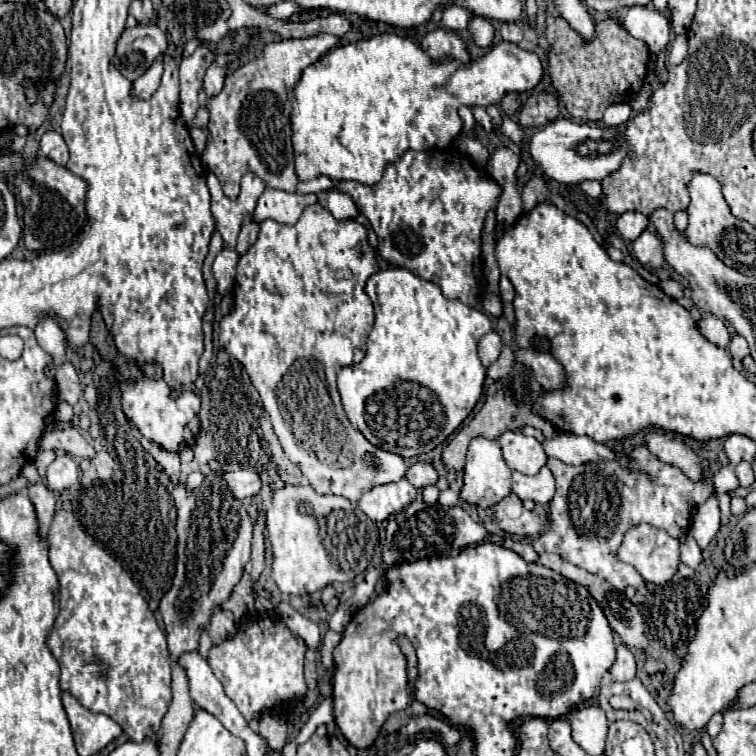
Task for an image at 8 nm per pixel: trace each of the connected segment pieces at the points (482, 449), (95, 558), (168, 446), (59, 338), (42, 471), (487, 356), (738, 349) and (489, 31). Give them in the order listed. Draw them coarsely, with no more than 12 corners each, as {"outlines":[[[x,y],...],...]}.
{"outlines":[[[474,437],[460,497],[490,509],[510,493],[498,441]],[[70,511],[48,533],[60,685],[132,741],[170,705],[166,637]],[[140,377],[122,409],[144,437],[178,451],[200,433],[200,397],[172,401],[162,379]],[[52,317],[36,325],[40,347],[60,367],[66,335]],[[39,451],[33,461],[45,479],[47,466],[55,459],[51,451]],[[496,331],[478,341],[478,357],[490,367],[498,359],[502,341]],[[732,337],[730,353],[736,363],[750,355],[746,339]],[[470,15],[468,29],[474,43],[484,50],[495,34],[490,21]]]}

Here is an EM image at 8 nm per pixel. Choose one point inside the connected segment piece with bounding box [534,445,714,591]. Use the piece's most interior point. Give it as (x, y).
(595, 504)

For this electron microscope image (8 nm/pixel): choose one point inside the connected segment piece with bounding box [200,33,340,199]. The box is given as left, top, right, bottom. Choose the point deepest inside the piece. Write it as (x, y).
(246, 134)

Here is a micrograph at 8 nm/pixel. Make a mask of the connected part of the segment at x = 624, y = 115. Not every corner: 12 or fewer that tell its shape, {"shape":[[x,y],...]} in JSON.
{"shape":[[614,103],[604,113],[604,125],[618,127],[632,117],[628,103]]}

